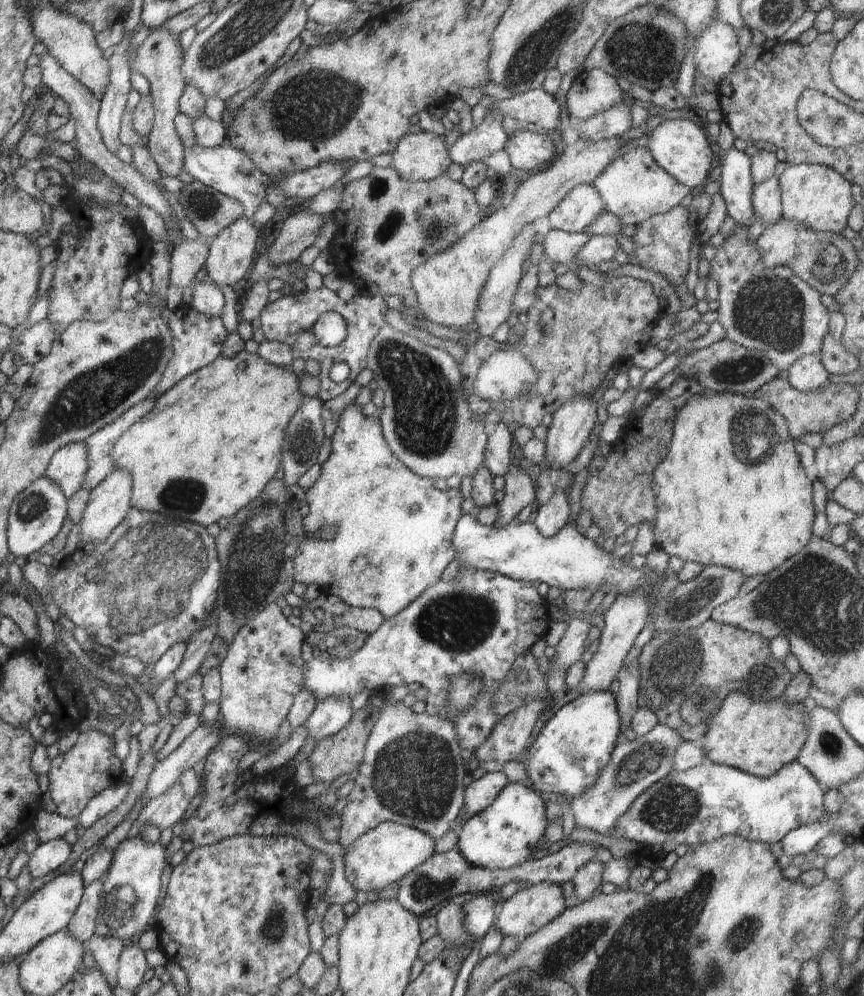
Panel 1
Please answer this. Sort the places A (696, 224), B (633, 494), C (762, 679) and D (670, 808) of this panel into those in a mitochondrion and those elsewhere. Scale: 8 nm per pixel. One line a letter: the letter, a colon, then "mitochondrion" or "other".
A: other
B: mitochondrion
C: mitochondrion
D: mitochondrion

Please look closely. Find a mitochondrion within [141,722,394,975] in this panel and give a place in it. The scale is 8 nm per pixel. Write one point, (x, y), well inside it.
(272, 934)

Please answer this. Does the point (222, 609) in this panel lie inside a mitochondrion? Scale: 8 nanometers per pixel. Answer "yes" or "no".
yes

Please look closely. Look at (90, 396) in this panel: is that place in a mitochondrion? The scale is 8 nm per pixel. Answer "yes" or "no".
yes

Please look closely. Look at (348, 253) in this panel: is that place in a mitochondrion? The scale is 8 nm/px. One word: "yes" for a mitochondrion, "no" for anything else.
no

